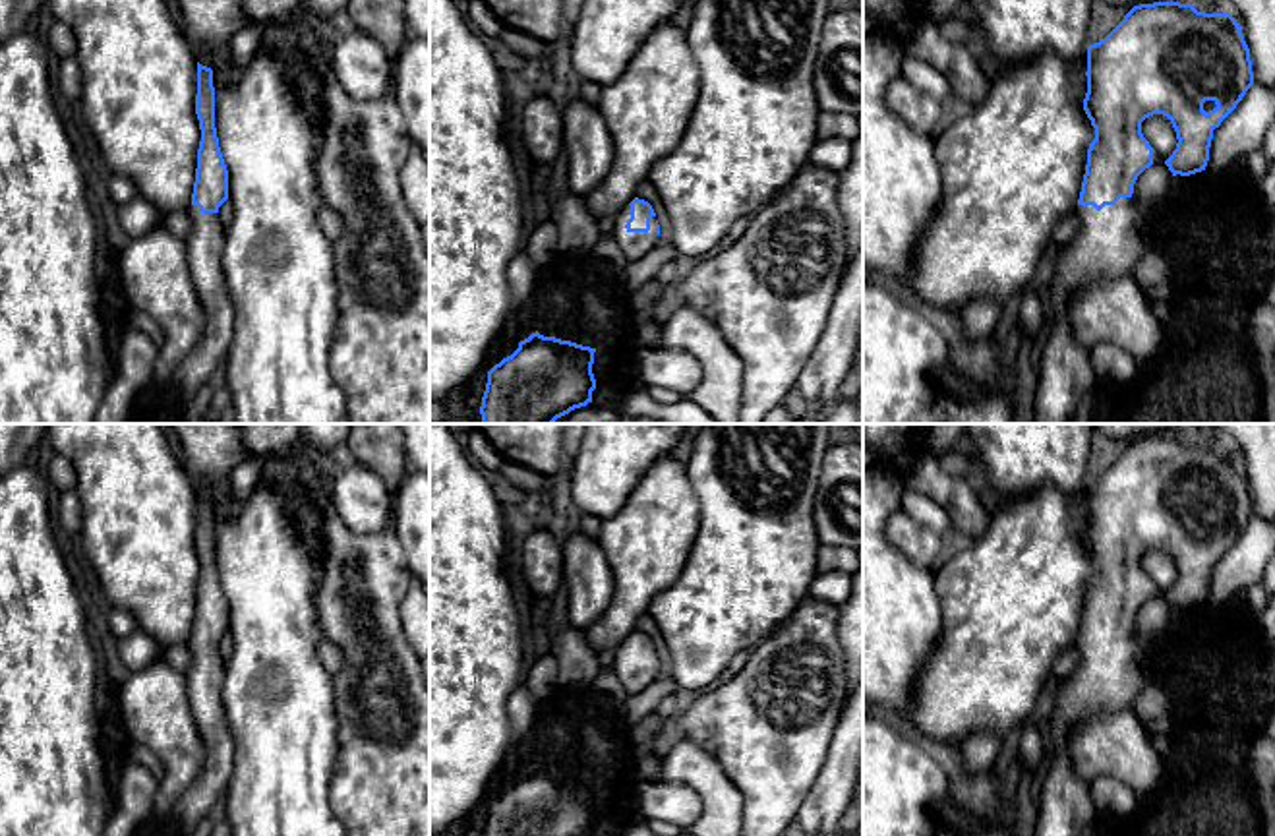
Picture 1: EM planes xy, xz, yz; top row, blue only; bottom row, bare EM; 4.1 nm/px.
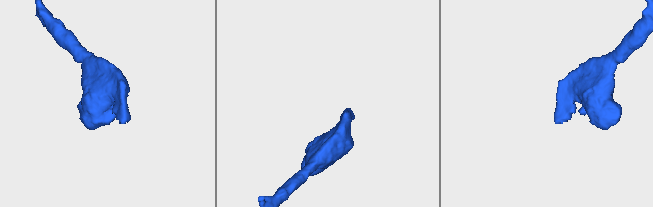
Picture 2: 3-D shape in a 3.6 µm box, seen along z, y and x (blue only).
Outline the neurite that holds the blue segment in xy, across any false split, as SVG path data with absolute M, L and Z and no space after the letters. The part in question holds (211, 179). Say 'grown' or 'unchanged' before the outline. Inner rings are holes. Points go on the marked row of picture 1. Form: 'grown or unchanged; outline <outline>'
grown; outline M197 62L195 114L201 141L192 203L186 209L192 230L184 238L192 283L205 312L205 331L199 343L176 368L168 385L170 404L161 406L153 424L180 424L193 391L207 383L226 362L234 331L234 308L224 283L224 226L219 207L228 199L228 170L215 128L213 70Z

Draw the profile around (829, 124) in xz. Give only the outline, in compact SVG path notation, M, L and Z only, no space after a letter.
M824 112L816 118L816 139L844 137L853 141L861 135L857 116L845 112Z

